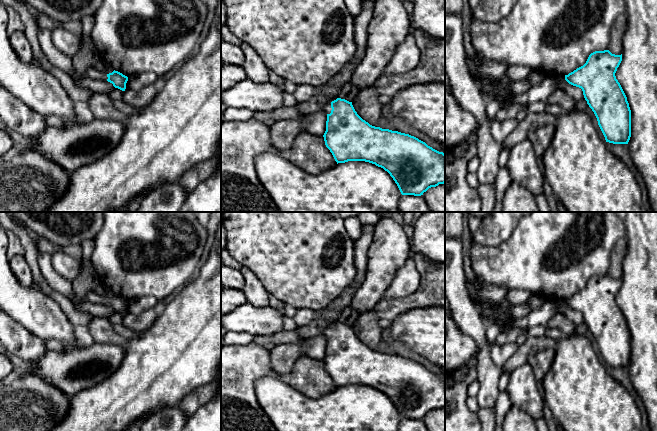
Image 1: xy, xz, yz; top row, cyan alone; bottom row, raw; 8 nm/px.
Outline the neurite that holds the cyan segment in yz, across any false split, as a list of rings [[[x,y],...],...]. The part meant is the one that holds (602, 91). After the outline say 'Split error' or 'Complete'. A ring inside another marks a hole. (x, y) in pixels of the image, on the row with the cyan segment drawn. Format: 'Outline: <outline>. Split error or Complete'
Outline: [[[609,50],[595,51],[589,55],[583,66],[565,75],[565,80],[569,84],[582,89],[606,142],[613,144],[628,144],[631,137],[631,110],[627,97],[615,76],[621,61],[622,54],[615,55]]]. Complete

